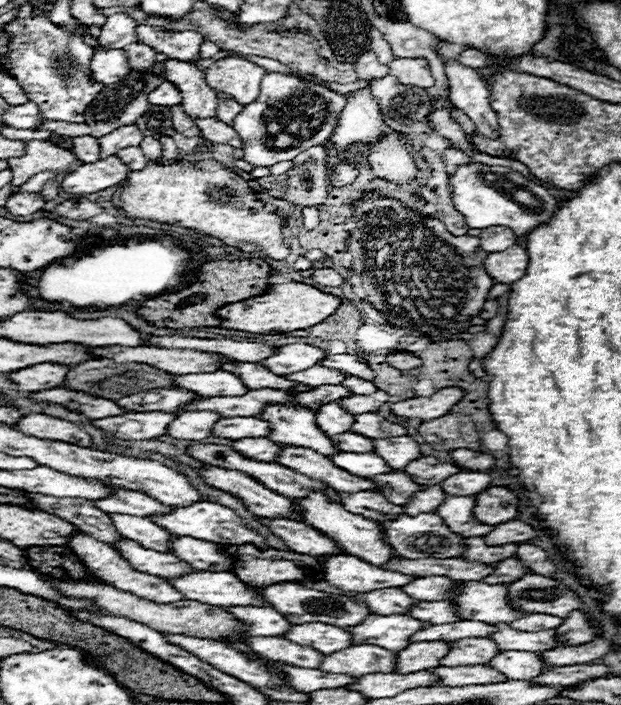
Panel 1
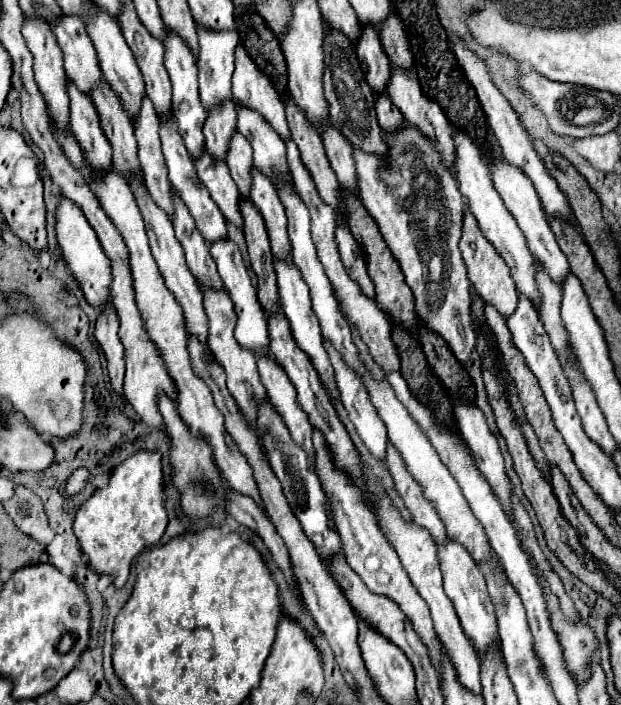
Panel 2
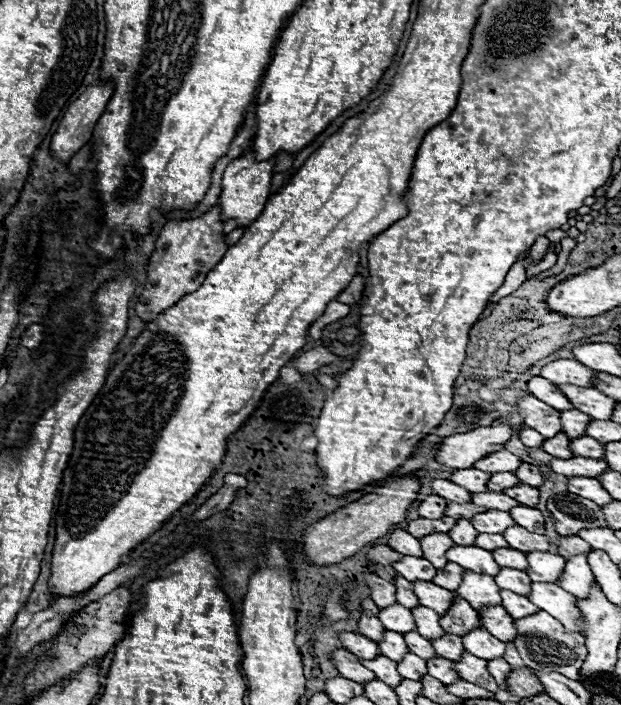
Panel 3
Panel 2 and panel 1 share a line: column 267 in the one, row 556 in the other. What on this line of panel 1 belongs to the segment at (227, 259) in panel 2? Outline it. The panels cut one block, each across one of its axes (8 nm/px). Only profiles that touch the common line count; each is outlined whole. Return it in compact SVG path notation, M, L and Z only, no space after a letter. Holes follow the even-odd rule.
M334 554L334 556L320 556L322 562L322 578L340 590L346 592L368 592L380 588L400 588L412 580L406 574L380 570L356 556L350 554Z

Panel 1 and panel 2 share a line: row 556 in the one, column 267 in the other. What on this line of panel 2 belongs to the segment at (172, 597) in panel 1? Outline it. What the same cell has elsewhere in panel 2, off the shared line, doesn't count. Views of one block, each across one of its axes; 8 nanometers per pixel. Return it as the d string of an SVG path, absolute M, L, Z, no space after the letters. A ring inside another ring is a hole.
M242 46L236 48L236 70L232 76L232 100L238 106L252 108L268 120L268 124L278 132L286 142L290 140L290 130L284 116L284 104L280 102L278 92L270 84L268 76L256 68L252 58L244 52Z

